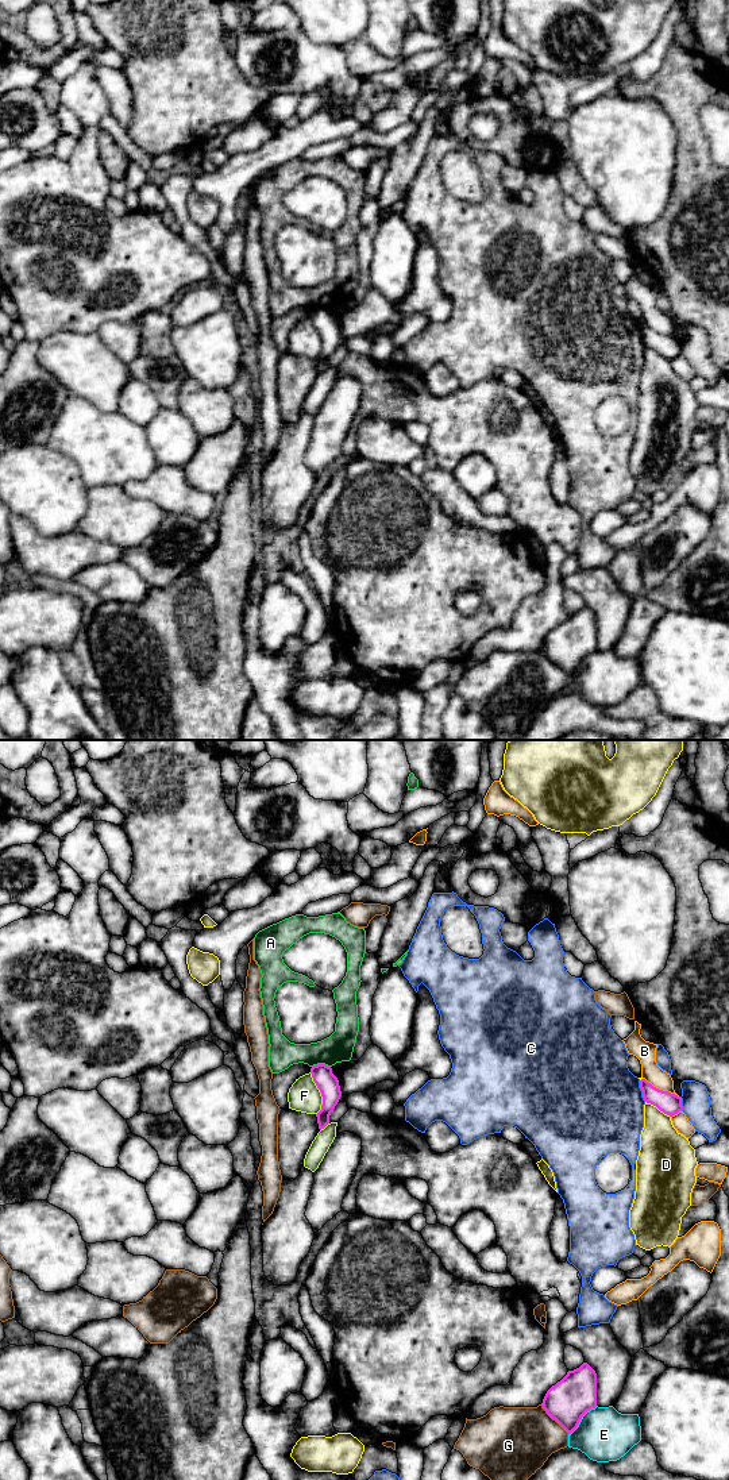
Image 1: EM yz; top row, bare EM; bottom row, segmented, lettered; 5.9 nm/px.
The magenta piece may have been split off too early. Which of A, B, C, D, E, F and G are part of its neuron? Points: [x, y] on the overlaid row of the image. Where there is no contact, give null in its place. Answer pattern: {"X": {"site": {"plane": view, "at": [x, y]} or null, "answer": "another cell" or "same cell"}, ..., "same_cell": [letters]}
{"A": {"site": {"plane": "yz", "at": [320, 1064]}, "answer": "another cell"}, "B": {"site": {"plane": "yz", "at": [660, 1090]}, "answer": "another cell"}, "C": {"site": {"plane": "yz", "at": [641, 1090]}, "answer": "another cell"}, "D": {"site": {"plane": "yz", "at": [658, 1107]}, "answer": "another cell"}, "E": {"site": {"plane": "yz", "at": [581, 1418]}, "answer": "another cell"}, "F": {"site": {"plane": "yz", "at": [321, 1094]}, "answer": "another cell"}, "G": {"site": {"plane": "yz", "at": [554, 1418]}, "answer": "another cell"}, "same_cell": []}

